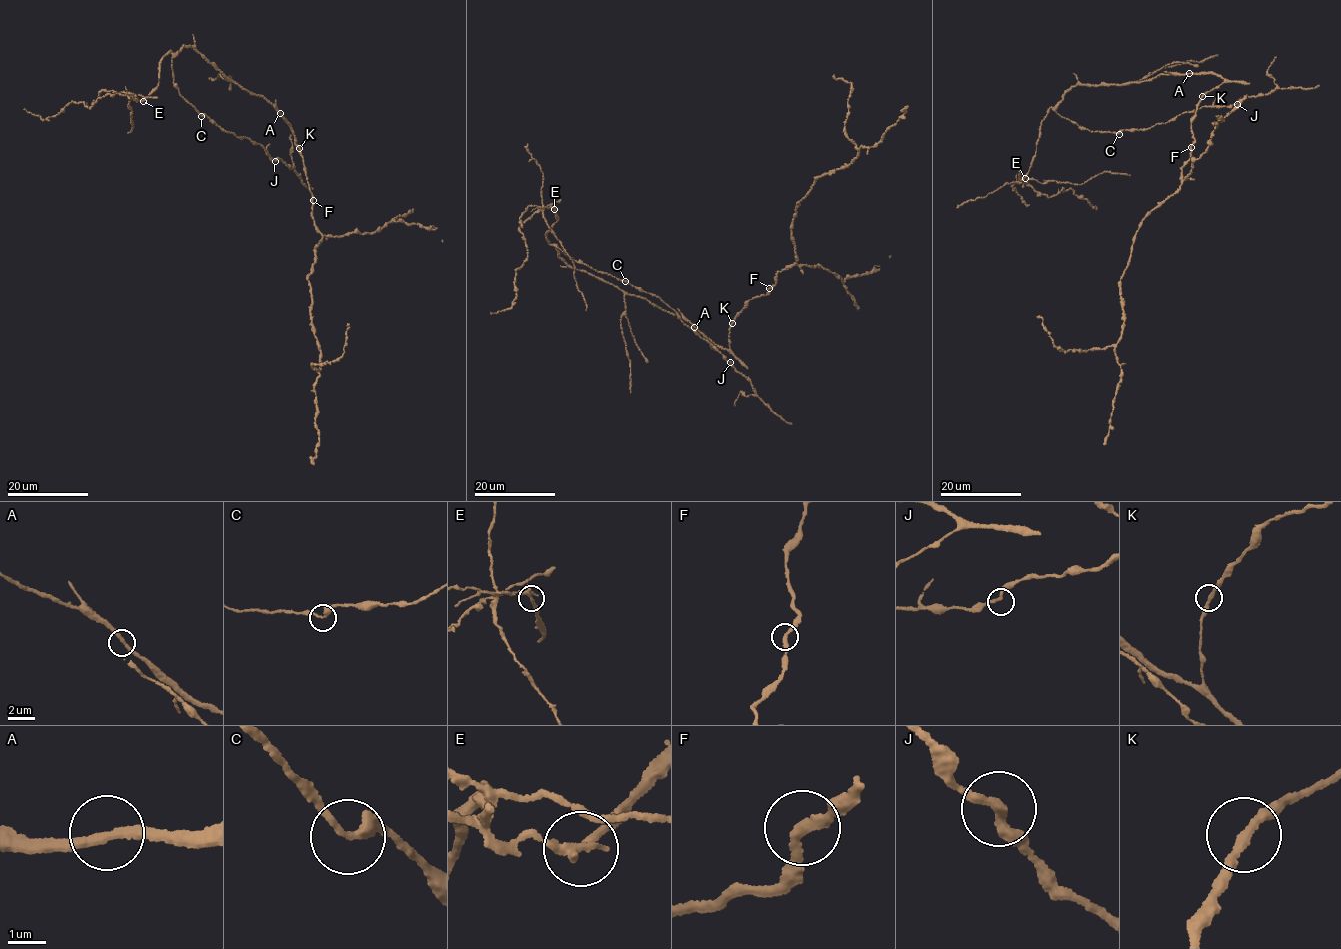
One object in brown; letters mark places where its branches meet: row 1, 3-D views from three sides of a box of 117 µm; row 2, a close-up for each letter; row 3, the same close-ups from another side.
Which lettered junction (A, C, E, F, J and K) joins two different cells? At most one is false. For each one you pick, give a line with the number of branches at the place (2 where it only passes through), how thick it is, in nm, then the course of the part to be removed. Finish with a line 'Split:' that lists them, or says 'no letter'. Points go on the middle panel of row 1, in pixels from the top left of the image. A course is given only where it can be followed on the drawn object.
E: Branches: 2. Thickness 240 nm. Course of the part to remove: (554, 208), (544, 207), (520, 226), (527, 256), (516, 270), (516, 297), (512, 306), (496, 313), (490, 312)
Split: E

